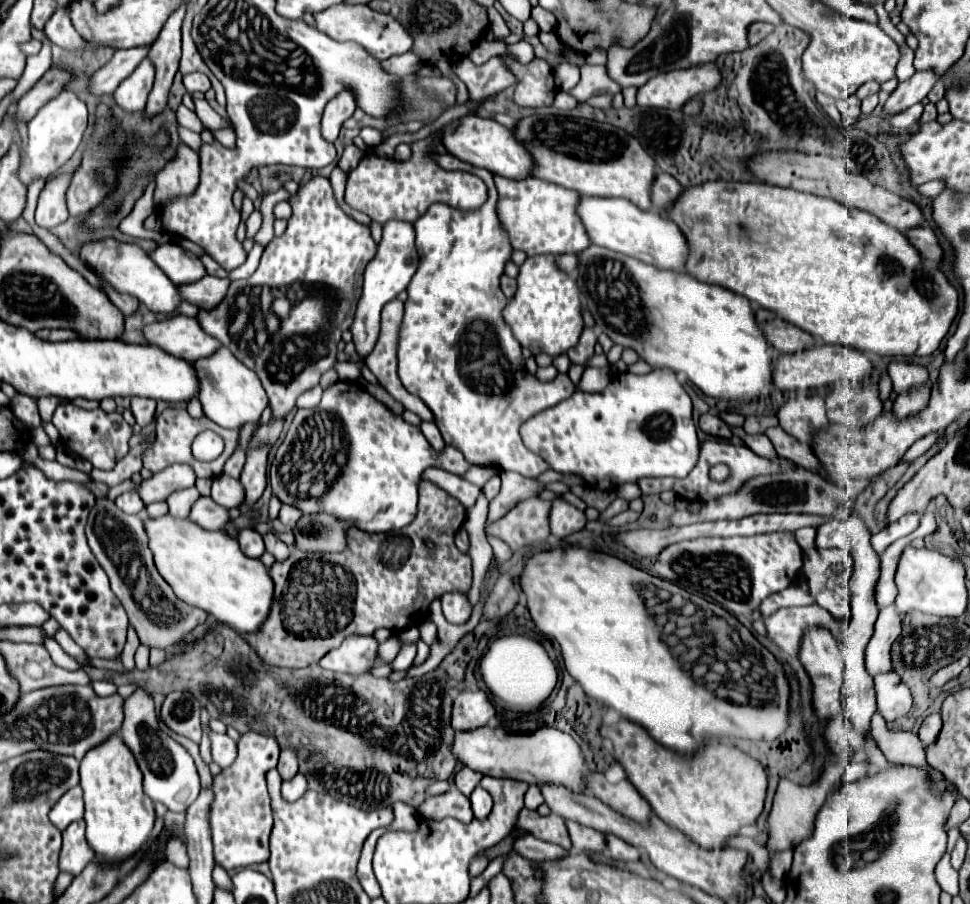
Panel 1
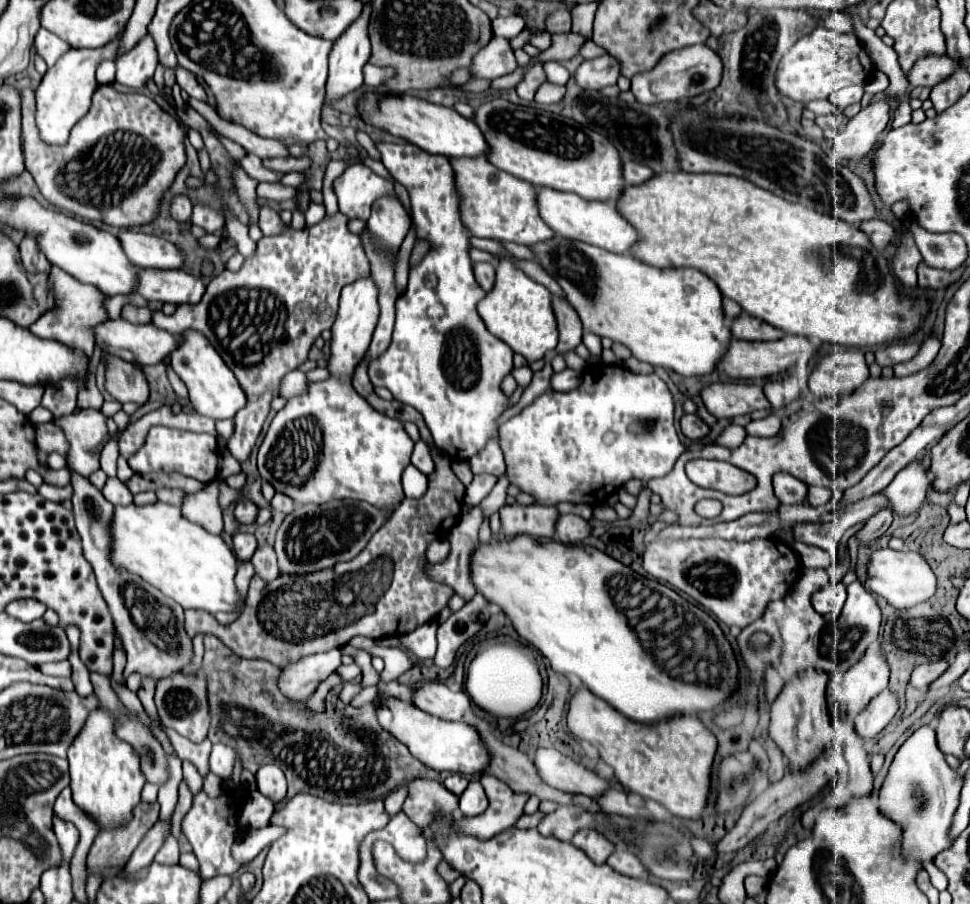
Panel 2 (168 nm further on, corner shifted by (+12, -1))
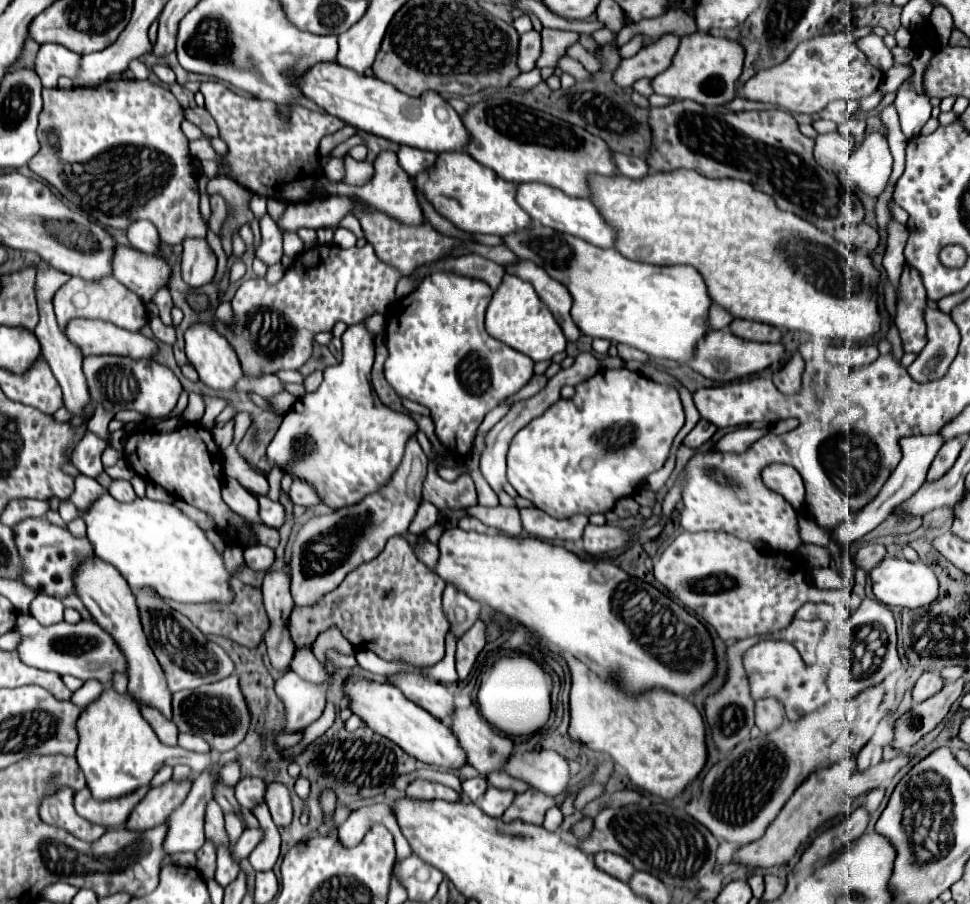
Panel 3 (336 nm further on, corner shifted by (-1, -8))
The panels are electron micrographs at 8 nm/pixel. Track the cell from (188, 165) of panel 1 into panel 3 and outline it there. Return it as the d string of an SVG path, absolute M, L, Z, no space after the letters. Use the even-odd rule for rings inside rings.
M186 240L182 254L182 280L200 288L210 284L216 274L216 258L206 240Z

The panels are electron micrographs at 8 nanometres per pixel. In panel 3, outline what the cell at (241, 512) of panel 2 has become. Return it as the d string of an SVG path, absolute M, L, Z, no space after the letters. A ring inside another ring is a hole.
M260 496L258 498L260 502L260 518L264 520L264 524L272 526L272 528L280 528L284 524L284 506L280 502L274 502L270 500L268 496Z

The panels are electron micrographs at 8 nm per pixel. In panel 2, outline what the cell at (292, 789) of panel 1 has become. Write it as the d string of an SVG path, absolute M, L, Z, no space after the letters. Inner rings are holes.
M253 791L243 807L243 827L245 829L267 827L267 819L273 815L273 811L275 811L275 801L267 799L259 791Z

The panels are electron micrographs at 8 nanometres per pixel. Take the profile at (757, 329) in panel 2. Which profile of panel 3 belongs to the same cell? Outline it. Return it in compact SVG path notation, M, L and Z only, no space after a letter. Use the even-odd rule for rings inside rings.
M734 318L730 322L728 330L732 334L736 334L738 338L754 340L754 342L780 342L780 336L782 336L776 326L762 324L762 322L750 322L750 320L740 320L740 318Z

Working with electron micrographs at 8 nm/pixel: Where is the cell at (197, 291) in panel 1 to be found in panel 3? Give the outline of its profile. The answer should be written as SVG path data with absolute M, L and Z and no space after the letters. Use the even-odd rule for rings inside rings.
M116 244L112 256L112 276L128 290L136 292L144 302L150 302L160 286L166 286L170 266L152 254L144 254L124 244Z

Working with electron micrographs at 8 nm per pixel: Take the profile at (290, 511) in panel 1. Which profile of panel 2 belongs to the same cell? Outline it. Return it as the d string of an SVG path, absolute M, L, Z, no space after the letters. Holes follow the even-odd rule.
M275 493L275 497L271 499L271 507L273 507L275 511L287 515L295 505L293 505L291 499L287 499L287 495L279 495L279 493Z

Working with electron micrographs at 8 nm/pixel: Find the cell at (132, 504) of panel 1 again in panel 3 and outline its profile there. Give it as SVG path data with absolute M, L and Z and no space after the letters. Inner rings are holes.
M112 480L112 484L108 486L108 494L114 496L118 502L132 502L136 498L128 480Z

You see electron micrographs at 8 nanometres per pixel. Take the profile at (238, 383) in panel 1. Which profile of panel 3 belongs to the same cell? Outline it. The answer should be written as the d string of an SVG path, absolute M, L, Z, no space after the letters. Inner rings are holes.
M206 322L192 324L186 330L184 338L186 338L188 360L198 370L200 380L212 390L234 390L234 384L242 376L242 368L240 368L240 360L238 360L234 348L230 346L230 342L218 330L214 330L212 324L206 324Z

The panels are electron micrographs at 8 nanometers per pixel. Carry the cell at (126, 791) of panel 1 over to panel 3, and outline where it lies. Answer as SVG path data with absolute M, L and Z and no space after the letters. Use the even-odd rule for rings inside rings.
M106 686L102 694L84 708L76 720L76 732L80 736L76 760L86 776L92 796L98 800L112 800L130 794L132 790L148 784L152 776L166 764L184 764L194 772L194 776L210 770L216 764L212 754L190 752L180 746L164 746L152 726L144 720L136 700L128 694L118 694L112 690L112 686Z

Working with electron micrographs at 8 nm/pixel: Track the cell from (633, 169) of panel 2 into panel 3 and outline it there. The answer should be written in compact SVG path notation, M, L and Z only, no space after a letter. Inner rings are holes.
M612 152L612 160L616 162L616 168L628 178L642 178L650 172L648 164L642 158L636 158L636 156L626 156L626 154Z

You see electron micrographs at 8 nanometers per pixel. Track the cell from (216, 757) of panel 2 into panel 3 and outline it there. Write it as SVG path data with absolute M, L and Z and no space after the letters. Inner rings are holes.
M242 778L234 786L234 790L236 790L236 800L240 802L240 806L254 810L258 804L264 802L266 784L260 778Z

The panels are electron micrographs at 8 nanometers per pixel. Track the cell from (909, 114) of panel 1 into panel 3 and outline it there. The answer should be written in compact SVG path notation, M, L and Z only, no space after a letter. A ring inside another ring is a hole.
M906 80L900 86L896 100L894 100L894 106L900 114L902 132L906 134L906 138L914 138L916 134L920 134L920 128L928 122L932 106L930 106L926 96L920 96L914 90L910 90L908 84L910 84L910 80Z

